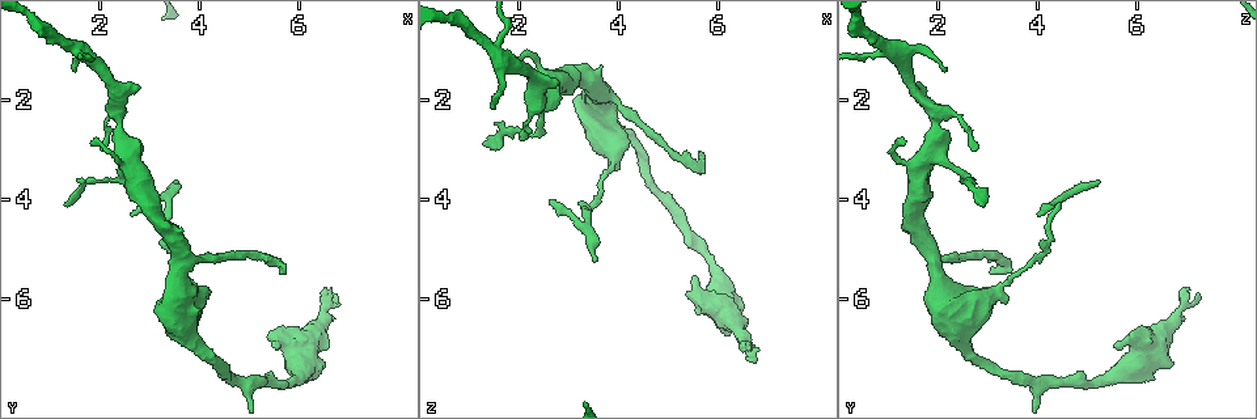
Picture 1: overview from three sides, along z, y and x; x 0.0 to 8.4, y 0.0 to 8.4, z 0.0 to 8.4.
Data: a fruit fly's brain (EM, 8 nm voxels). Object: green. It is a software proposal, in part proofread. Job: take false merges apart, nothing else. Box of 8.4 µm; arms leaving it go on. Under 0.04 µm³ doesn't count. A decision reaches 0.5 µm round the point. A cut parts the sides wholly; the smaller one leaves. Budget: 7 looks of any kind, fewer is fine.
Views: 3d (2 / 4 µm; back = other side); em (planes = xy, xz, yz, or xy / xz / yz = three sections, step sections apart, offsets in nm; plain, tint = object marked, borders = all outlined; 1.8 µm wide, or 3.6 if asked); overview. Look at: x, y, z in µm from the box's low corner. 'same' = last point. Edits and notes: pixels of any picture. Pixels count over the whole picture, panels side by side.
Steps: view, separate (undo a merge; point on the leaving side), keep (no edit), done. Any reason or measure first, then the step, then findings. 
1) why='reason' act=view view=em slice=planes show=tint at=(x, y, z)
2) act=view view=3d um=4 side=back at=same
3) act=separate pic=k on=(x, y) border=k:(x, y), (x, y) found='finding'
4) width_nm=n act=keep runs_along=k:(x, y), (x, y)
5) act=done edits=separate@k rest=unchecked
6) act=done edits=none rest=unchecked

why='calibre changes' act=view view=3d um=4 at=(6.05, 7.40, 5.90)

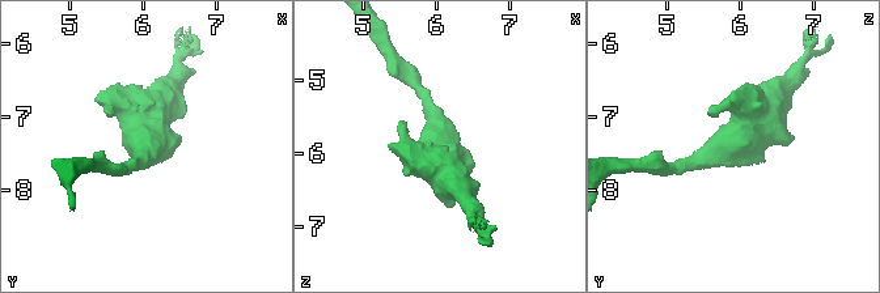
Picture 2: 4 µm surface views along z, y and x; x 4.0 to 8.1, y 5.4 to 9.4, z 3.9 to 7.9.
why='now the EM' act=view view=em um=3.6 slice=planes show=tint at=(6.05, 7.35, 5.95)

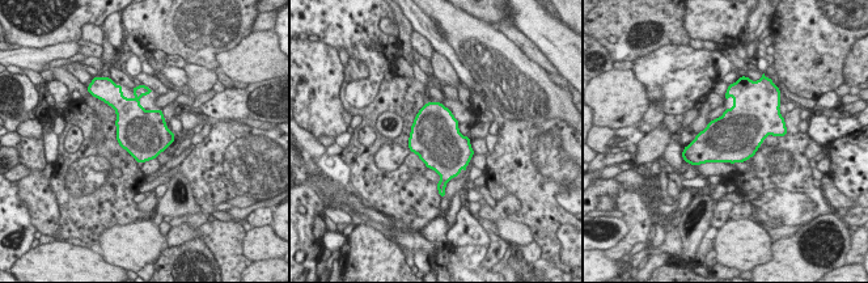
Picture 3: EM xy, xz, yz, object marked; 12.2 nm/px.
act=keep found='one neuron here'

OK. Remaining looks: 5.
why='thin arm on a thick one' act=view view=3d um=2 side=back at=(3.55, 5.40, 1.90)

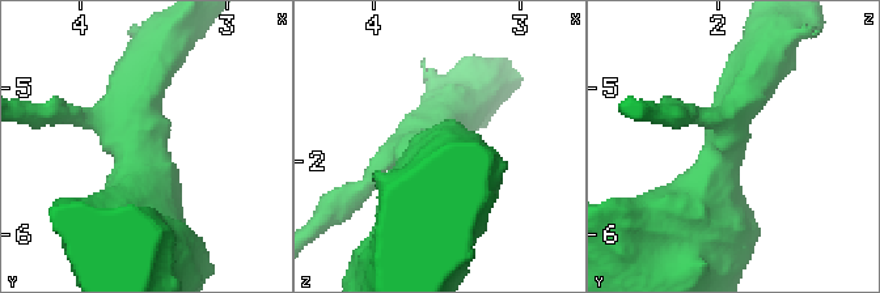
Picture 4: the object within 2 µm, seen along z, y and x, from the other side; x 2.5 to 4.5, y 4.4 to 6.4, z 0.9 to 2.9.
arms=3 why='now the EM' act=view view=em slice=planes show=tint at=(3.56, 5.36, 1.96)

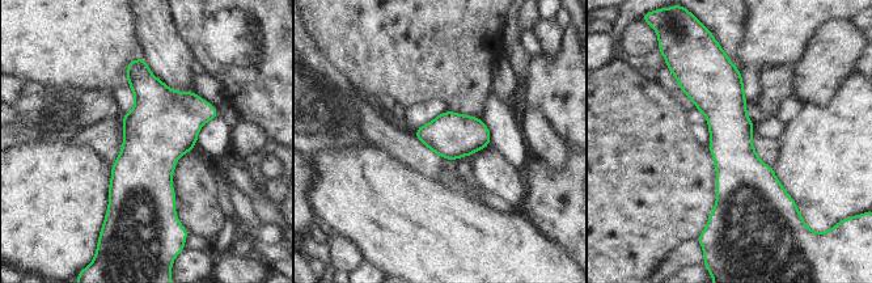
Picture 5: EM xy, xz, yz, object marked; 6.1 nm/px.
width_nm=260 act=keep runs_along=5:(719, 60), (729, 126), (727, 216) found='one neuron here'

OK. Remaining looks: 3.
why='a fork' act=view view=em slice=xz step=4 show=tint at=(1.55, 1.00, 1.05)

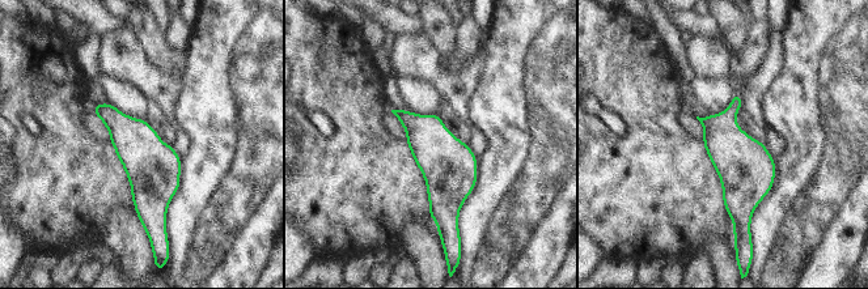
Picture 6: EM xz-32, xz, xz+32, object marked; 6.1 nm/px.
act=view view=em slice=planes show=borders at=same

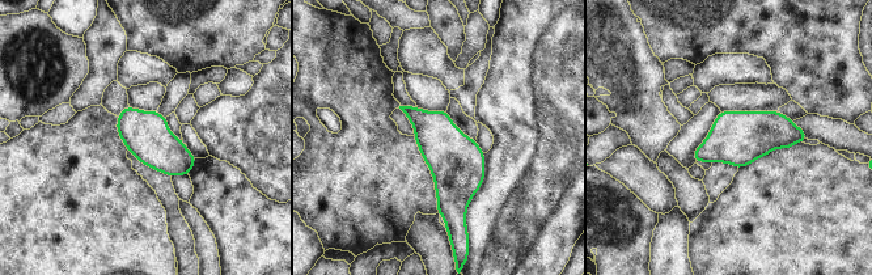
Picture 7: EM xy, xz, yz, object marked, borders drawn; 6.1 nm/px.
act=keep found='continuous, no second neuron'

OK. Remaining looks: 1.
act=done edits=none rest=unchecked

